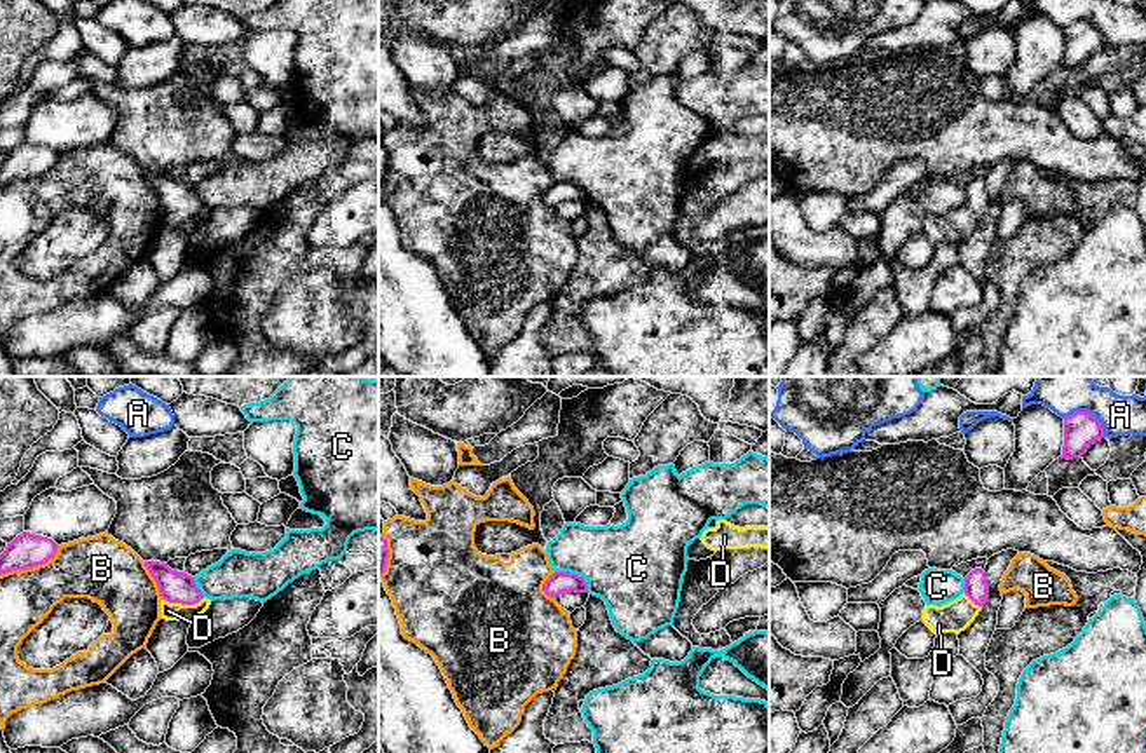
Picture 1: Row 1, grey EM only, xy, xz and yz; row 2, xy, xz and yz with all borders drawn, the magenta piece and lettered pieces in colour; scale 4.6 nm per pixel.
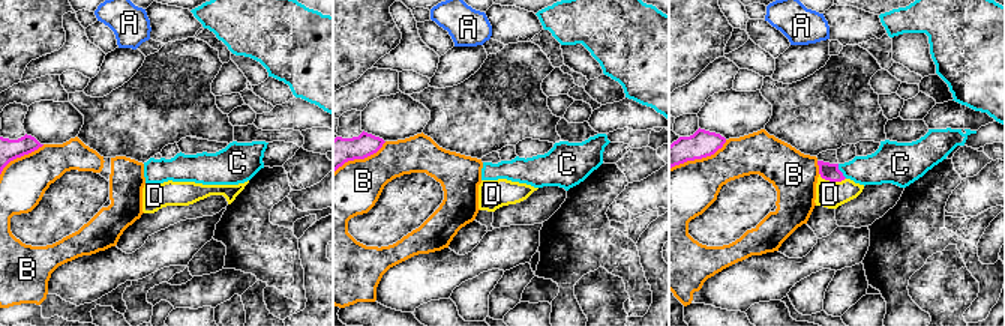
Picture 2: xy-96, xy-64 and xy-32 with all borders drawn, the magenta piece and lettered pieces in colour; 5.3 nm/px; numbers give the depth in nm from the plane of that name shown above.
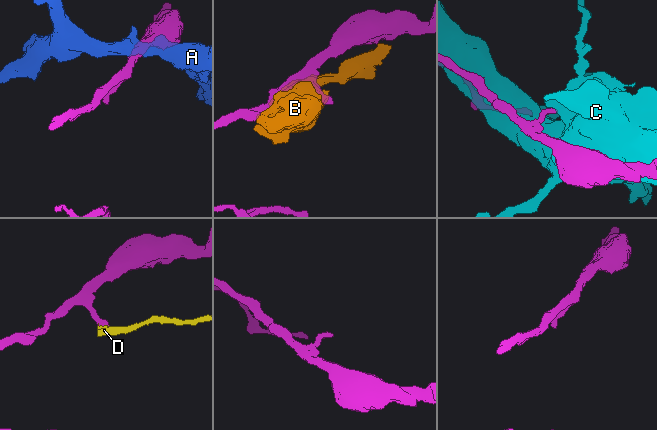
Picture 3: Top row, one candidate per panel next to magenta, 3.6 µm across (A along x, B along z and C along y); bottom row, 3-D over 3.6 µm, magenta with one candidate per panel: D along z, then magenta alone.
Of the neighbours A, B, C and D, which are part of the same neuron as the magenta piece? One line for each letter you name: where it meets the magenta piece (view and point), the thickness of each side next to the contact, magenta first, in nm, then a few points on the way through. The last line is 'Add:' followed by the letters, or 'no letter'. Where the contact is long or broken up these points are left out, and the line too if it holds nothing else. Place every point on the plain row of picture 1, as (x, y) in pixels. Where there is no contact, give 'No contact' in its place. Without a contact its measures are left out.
D: Touches magenta at xy (182, 213). Thickness 140 nm (magenta) against 80 nm. Path across: xy (175, 196), (182, 213), (168, 220)
Add: D

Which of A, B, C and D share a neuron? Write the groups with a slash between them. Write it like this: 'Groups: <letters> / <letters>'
Groups: A / B / C / D

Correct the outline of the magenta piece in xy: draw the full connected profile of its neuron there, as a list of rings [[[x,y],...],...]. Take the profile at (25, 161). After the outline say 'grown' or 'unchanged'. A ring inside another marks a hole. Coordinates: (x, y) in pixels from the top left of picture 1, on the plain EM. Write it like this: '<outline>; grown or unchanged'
[[[23,141],[0,164],[0,185],[44,174],[58,162],[52,148]]]; unchanged

